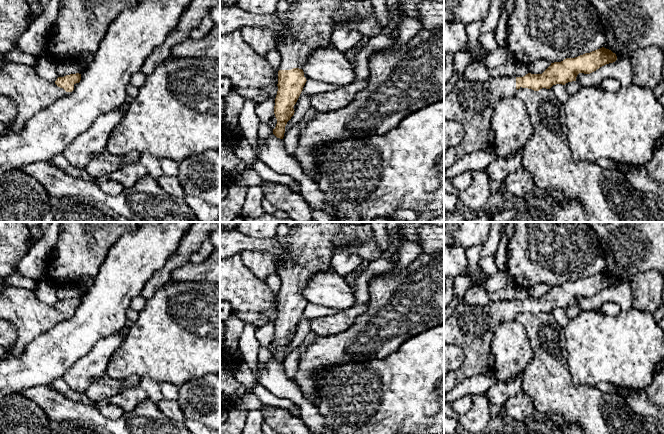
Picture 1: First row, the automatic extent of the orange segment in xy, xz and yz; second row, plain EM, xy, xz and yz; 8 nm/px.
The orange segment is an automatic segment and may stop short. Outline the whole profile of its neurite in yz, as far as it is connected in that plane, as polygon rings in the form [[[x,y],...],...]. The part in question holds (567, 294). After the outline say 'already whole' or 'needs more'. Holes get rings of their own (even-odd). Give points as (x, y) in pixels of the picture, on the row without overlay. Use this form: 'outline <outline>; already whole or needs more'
outline [[[602,271],[551,287],[542,298],[528,297],[523,301],[497,301],[486,305],[460,302],[444,322],[444,343],[458,346],[464,353],[465,361],[458,370],[444,376],[444,394],[466,378],[494,372],[491,342],[502,321],[514,319],[521,311],[539,315],[556,308],[565,309],[576,305],[579,297],[590,298],[616,284],[615,277]]]; needs more

